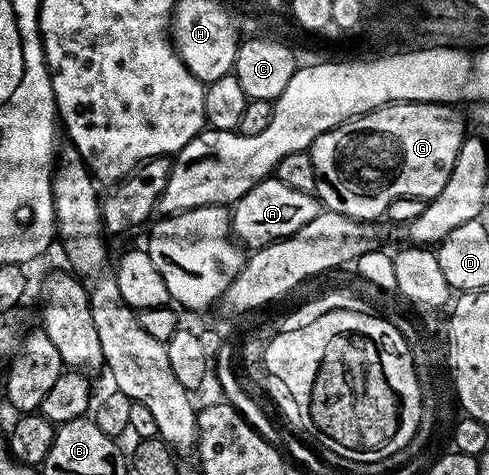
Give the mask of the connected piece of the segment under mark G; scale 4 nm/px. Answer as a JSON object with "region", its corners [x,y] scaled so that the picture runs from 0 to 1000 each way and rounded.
{"region":[[[802,217],[793,225],[773,225],[751,242],[732,242],[726,251],[714,251],[710,259],[699,259],[693,267],[679,269],[671,280],[646,288],[646,297],[634,307],[632,322],[638,331],[638,347],[646,347],[646,389],[650,392],[646,411],[654,421],[656,434],[665,442],[685,444],[722,461],[773,465],[787,455],[789,444],[802,432],[802,423],[810,423],[812,419],[877,423],[894,415],[908,398],[908,389],[933,347],[937,316],[949,291],[943,255],[928,251],[928,242],[920,234],[926,232],[920,232],[902,217]]]}

